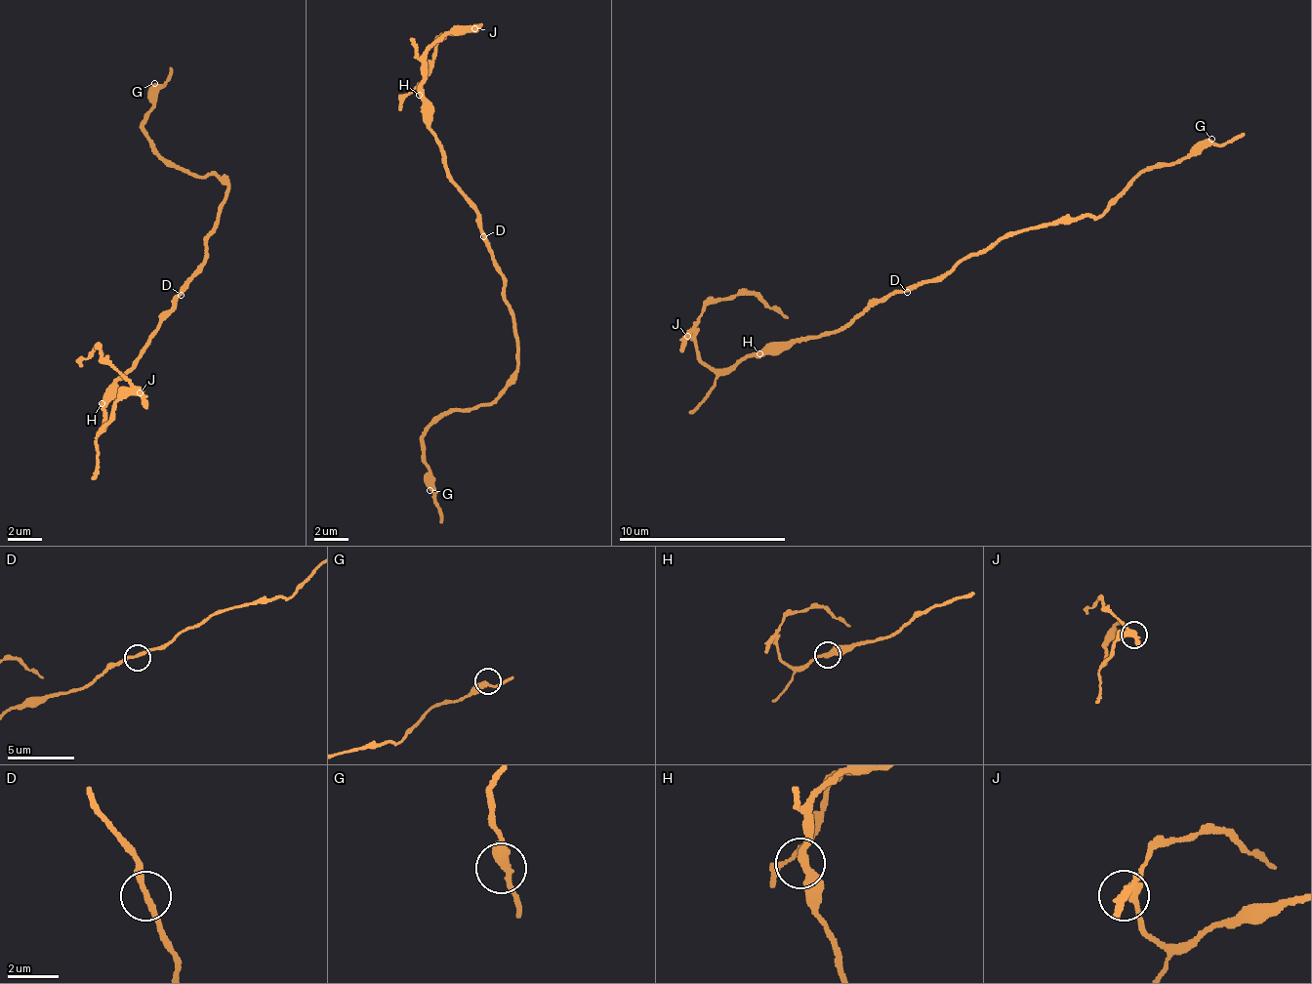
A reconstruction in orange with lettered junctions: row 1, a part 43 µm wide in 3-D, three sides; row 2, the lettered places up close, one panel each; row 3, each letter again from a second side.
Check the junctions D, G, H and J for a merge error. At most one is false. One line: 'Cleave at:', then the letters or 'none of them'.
Cleave at: J

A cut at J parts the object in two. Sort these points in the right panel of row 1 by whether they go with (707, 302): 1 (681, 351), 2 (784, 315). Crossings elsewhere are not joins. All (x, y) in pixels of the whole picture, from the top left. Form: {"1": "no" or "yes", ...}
{"1": "yes", "2": "yes"}

